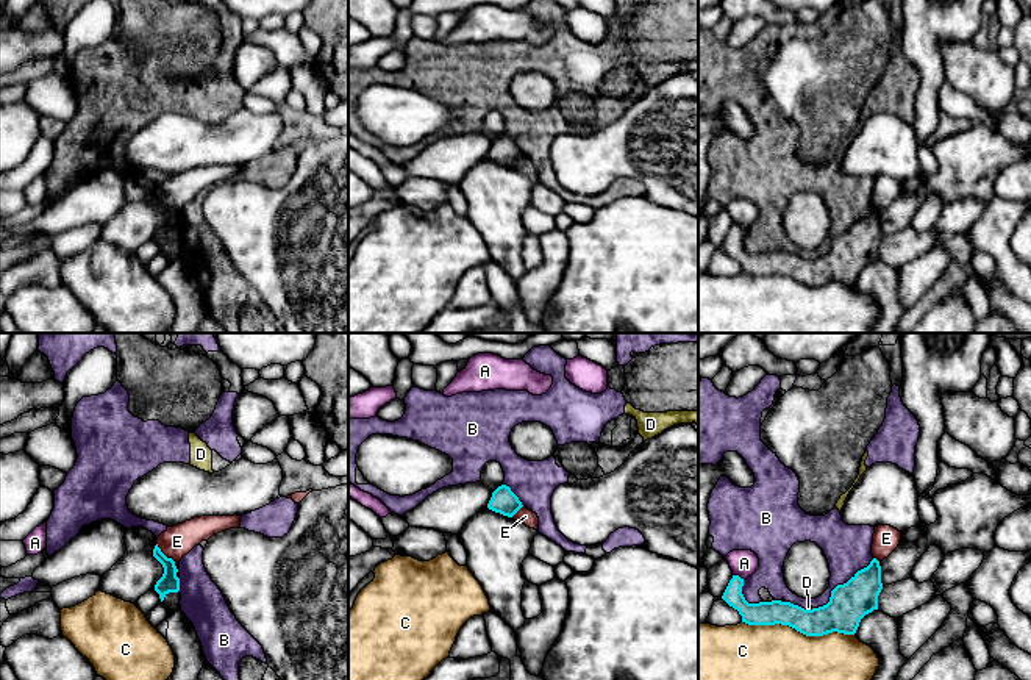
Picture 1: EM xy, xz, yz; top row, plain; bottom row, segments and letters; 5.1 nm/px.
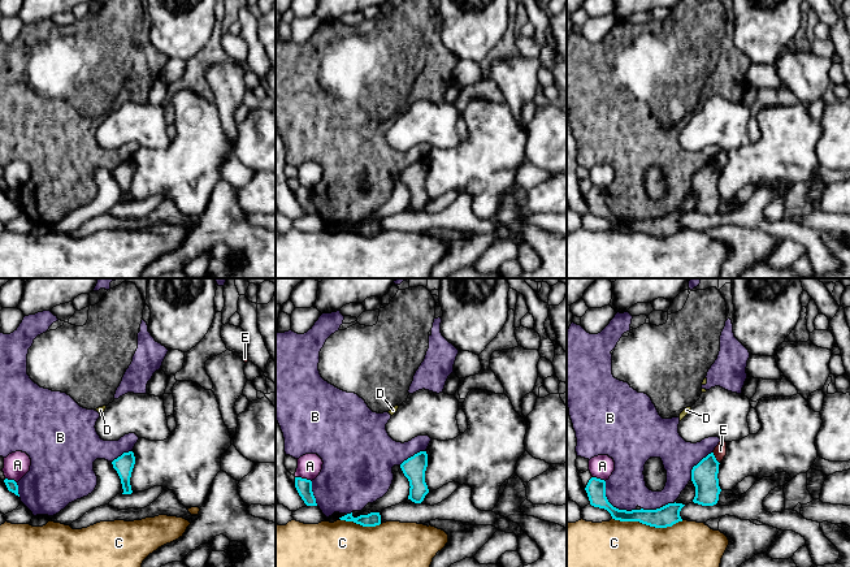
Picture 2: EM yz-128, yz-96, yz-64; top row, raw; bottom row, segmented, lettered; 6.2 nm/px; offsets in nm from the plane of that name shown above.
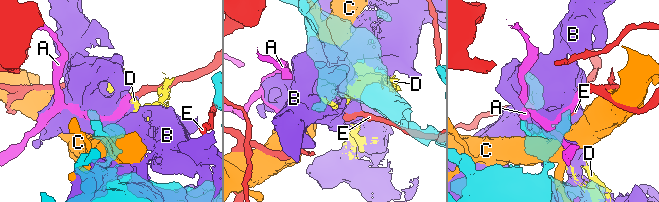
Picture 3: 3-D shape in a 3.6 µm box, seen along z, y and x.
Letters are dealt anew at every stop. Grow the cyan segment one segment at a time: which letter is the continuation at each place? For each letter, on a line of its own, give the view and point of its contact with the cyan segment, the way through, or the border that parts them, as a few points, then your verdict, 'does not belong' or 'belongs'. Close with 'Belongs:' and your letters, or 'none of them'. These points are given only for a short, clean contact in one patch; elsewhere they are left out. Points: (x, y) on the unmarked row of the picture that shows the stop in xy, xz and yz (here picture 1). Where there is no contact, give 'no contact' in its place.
A: meets cyan in yz at (738, 225); border along yz (733, 224), (744, 229); does not belong
B: meets cyan in yz at (839, 235); does not belong
C: meets cyan in yz at (799, 280); does not belong
D: meets cyan in yz at (809, 260); does not belong
E: meets cyan in xy at (163, 204); does not belong
Belongs: none of them

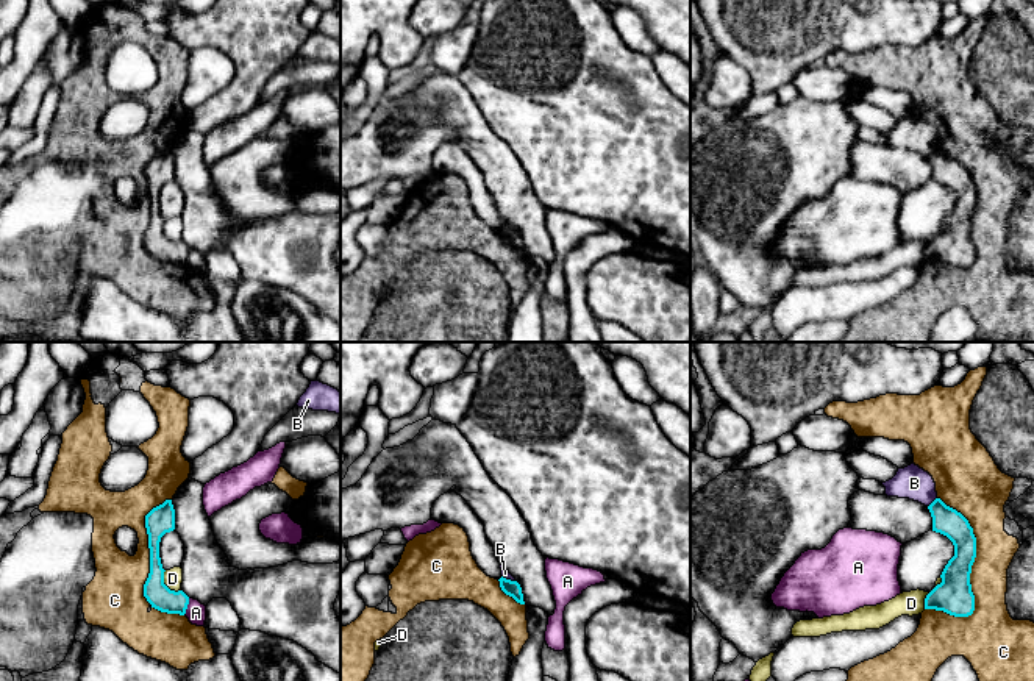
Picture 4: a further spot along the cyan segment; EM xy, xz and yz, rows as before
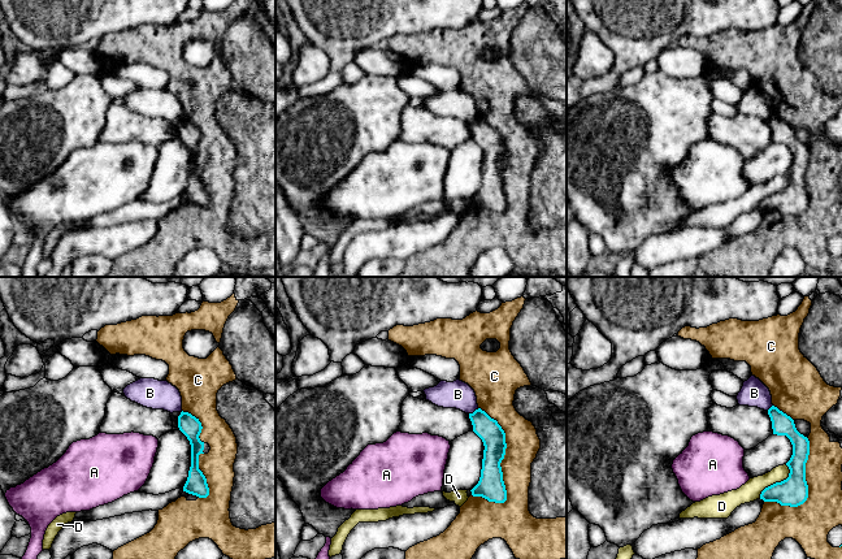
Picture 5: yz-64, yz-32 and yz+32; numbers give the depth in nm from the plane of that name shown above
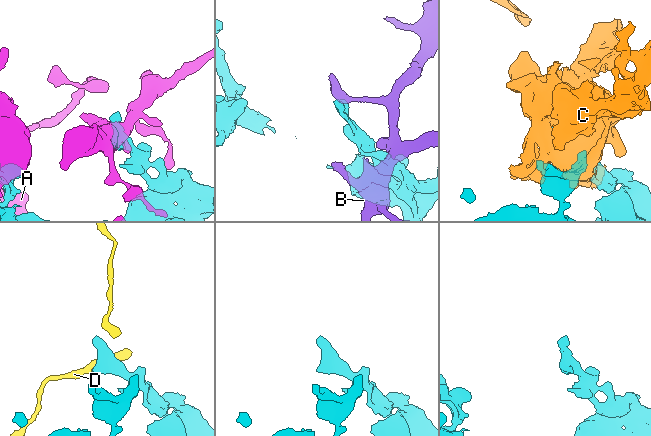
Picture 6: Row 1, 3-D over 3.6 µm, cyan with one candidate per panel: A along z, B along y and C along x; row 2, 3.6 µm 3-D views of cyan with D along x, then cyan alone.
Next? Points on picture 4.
A: meets cyan in xy at (186, 256); does not belong
B: meets cyan in yz at (933, 152); border along yz (936, 147), (928, 156); does not belong
C: meets cyan in yz at (975, 205); does not belong
D: meets cyan in xy at (164, 235); does not belong
Belongs: none of them

